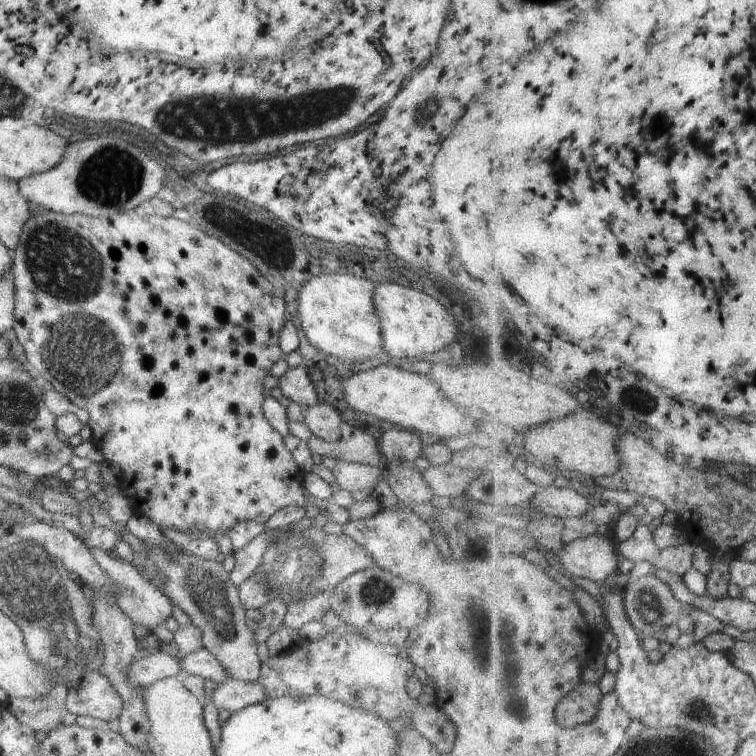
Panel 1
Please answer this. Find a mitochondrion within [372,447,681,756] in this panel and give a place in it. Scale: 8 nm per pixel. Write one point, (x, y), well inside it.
(484, 625)

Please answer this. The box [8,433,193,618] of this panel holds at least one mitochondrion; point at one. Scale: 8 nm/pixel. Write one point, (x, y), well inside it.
(43, 452)

